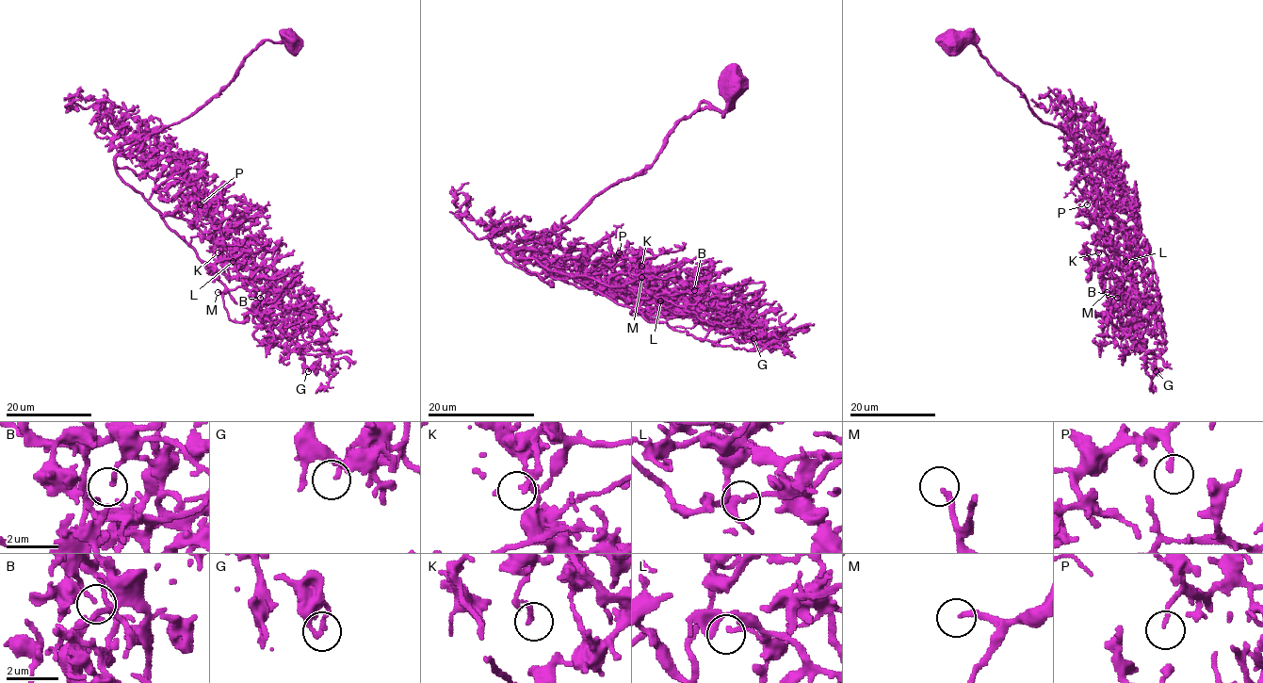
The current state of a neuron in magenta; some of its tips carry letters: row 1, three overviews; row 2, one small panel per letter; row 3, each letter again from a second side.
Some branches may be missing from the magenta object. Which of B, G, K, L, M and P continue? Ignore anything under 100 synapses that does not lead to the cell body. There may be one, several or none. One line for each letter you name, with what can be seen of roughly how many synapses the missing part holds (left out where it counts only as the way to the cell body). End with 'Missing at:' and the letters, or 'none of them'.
M: about 500 synapses
Missing at: M

